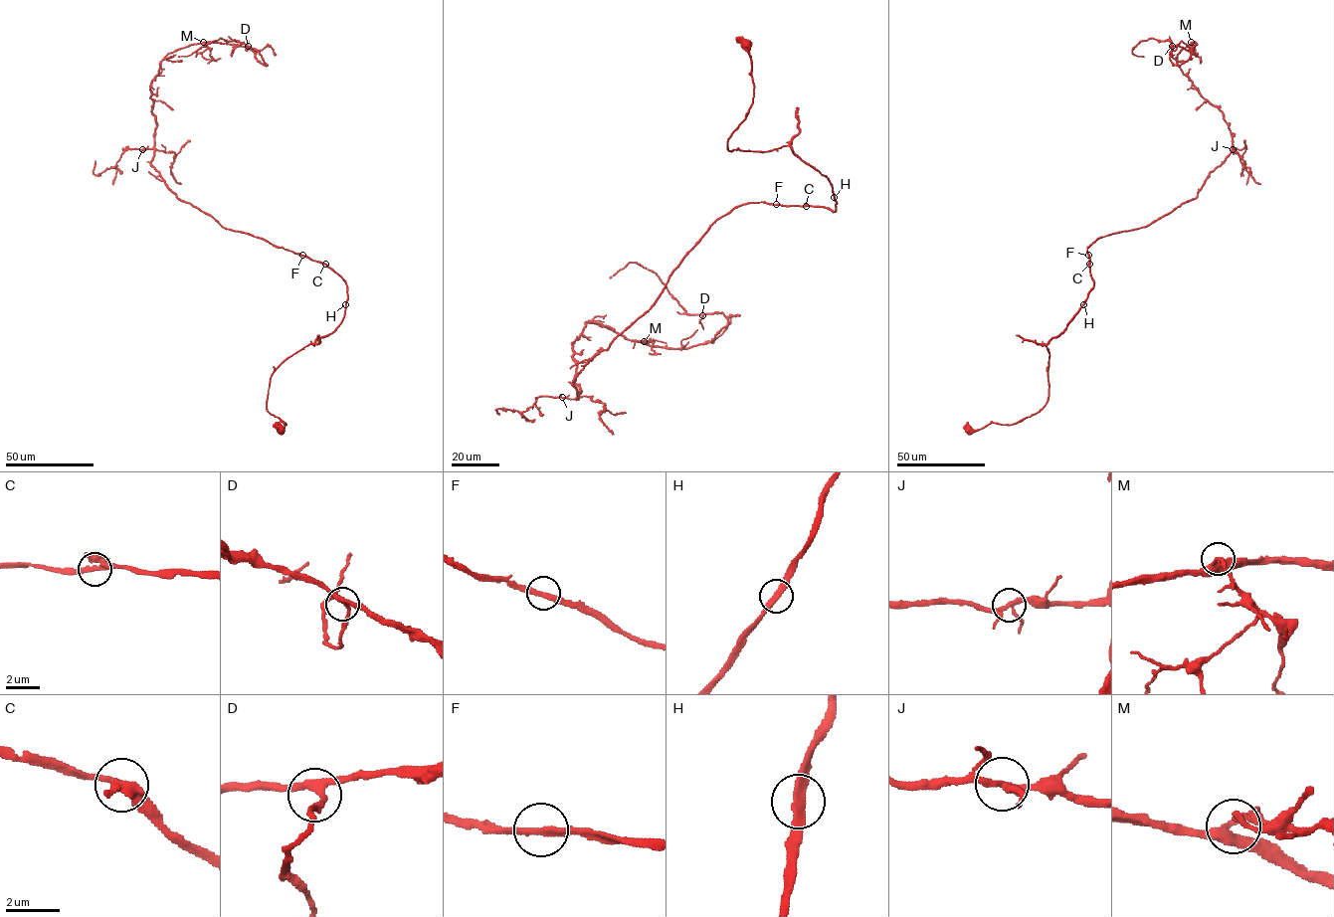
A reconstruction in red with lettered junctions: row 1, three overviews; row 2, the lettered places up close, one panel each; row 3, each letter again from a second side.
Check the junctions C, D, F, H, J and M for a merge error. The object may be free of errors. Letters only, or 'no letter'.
no letter

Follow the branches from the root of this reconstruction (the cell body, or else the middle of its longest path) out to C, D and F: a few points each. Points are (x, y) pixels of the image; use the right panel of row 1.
C: (969, 431), (1012, 425), (1045, 406), (1045, 343), (1087, 297), (1094, 282), (1089, 264)
D: (969, 431), (1047, 403), (1087, 249), (1230, 154), (1177, 61), (1197, 44), (1172, 46)
F: (969, 431), (992, 423), (1012, 425), (1045, 406), (1049, 355), (1045, 343), (1063, 330), (1093, 285), (1088, 255)

